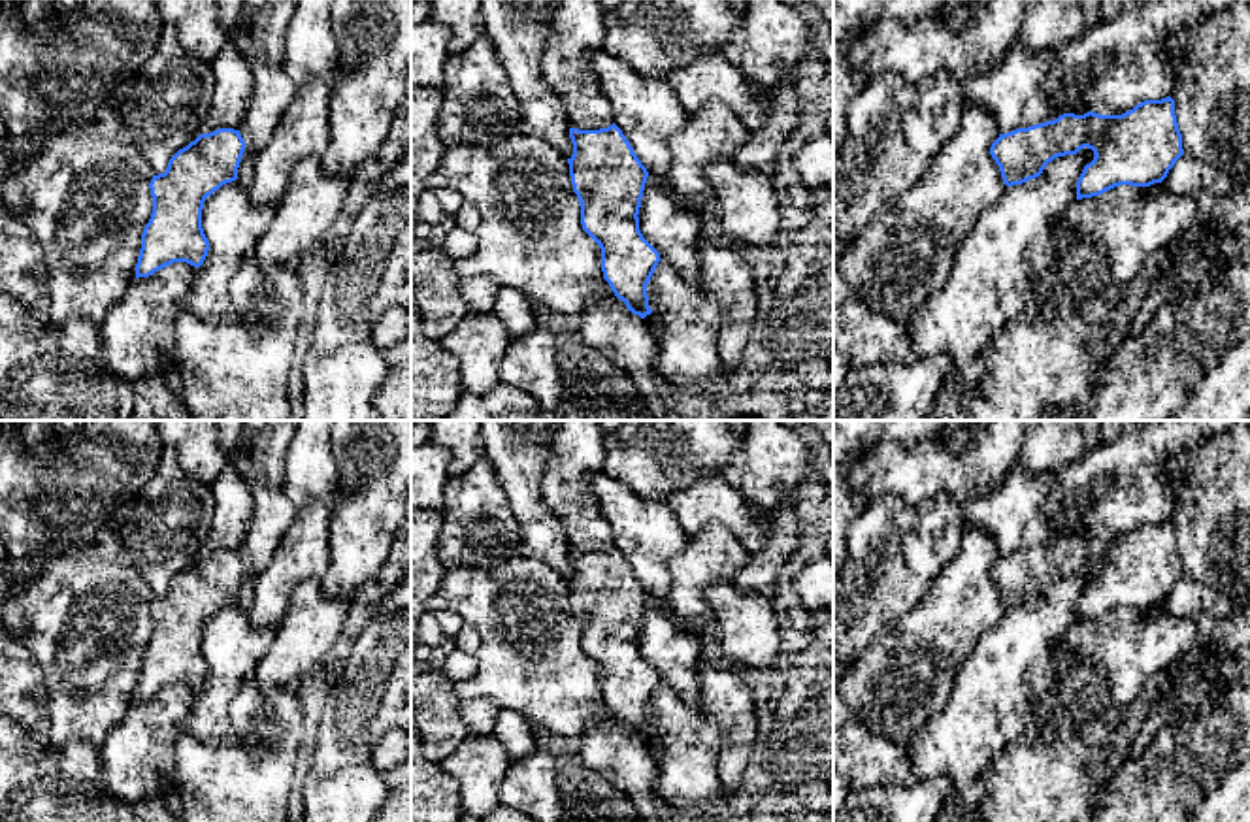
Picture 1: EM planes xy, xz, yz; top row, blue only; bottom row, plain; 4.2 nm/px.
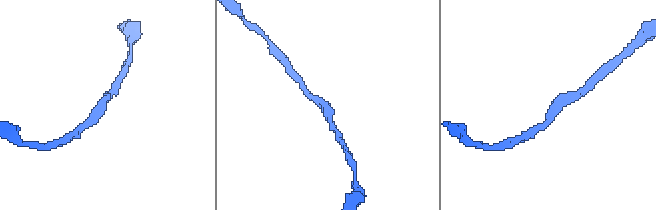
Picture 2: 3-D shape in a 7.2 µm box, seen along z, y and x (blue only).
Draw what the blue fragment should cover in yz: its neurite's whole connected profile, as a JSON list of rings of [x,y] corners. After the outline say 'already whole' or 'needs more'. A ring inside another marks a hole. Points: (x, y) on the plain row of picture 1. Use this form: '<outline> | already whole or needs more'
[[[1144,522],[1122,537],[1063,535],[1054,543],[1016,551],[992,566],[990,577],[1007,609],[1043,596],[1058,579],[1092,571],[1094,583],[1077,603],[1077,622],[1114,609],[1161,605],[1184,577],[1175,522]]] | already whole

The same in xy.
[[[219,551],[200,556],[170,581],[164,596],[153,598],[153,635],[141,656],[136,701],[173,684],[204,686],[209,673],[202,650],[204,624],[238,601],[243,573],[239,552]]] | already whole

